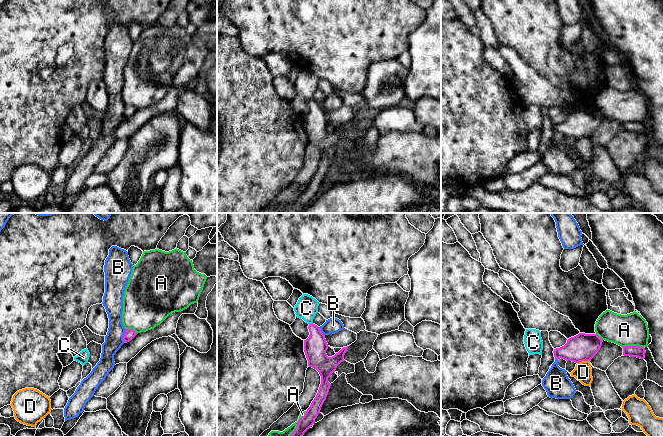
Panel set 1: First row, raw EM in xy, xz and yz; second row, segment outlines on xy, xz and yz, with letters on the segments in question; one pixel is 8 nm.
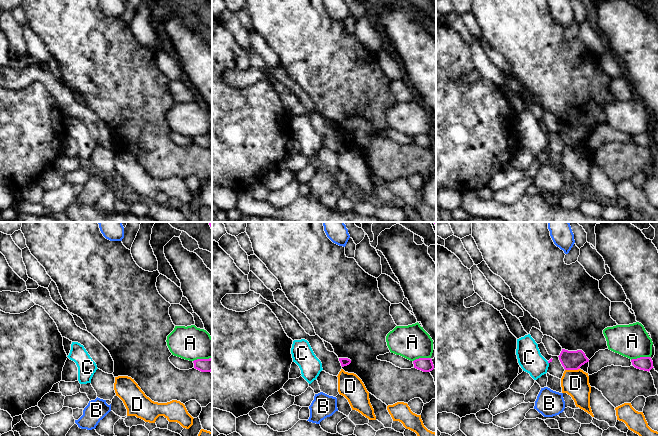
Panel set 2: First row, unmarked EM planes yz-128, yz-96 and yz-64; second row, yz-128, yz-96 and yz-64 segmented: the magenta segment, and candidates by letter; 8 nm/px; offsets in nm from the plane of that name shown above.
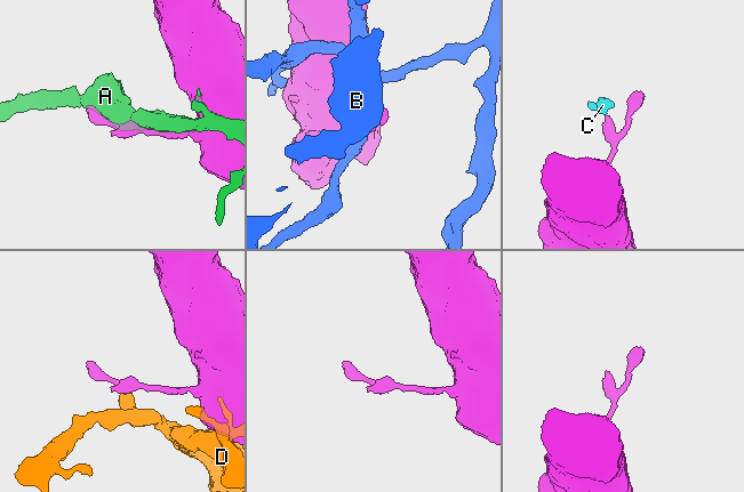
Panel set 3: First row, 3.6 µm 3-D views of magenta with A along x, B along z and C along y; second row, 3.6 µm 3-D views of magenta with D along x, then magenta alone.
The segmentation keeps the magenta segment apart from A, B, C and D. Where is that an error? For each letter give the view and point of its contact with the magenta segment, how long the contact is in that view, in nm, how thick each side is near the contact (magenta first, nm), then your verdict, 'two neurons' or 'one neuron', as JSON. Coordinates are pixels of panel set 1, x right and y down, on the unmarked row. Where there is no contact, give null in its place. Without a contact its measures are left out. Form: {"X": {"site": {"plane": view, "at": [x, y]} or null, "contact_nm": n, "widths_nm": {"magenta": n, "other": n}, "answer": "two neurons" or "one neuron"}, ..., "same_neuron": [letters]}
{"A": {"site": {"plane": "yz", "at": [632, 122]}, "contact_nm": 180, "widths_nm": {"magenta": 100, "other": 260}, "answer": "two neurons"}, "B": {"site": {"plane": "xy", "at": [124, 112]}, "contact_nm": 110, "widths_nm": {"magenta": 80, "other": 140}, "answer": "two neurons"}, "C": {"site": {"plane": "xz", "at": [310, 100]}, "contact_nm": 40, "widths_nm": {"magenta": 190, "other": 180}, "answer": "one neuron"}, "D": {"site": {"plane": "yz", "at": [583, 136]}, "contact_nm": 110, "widths_nm": {"magenta": 220, "other": 140}, "answer": "two neurons"}, "same_neuron": ["C"]}

